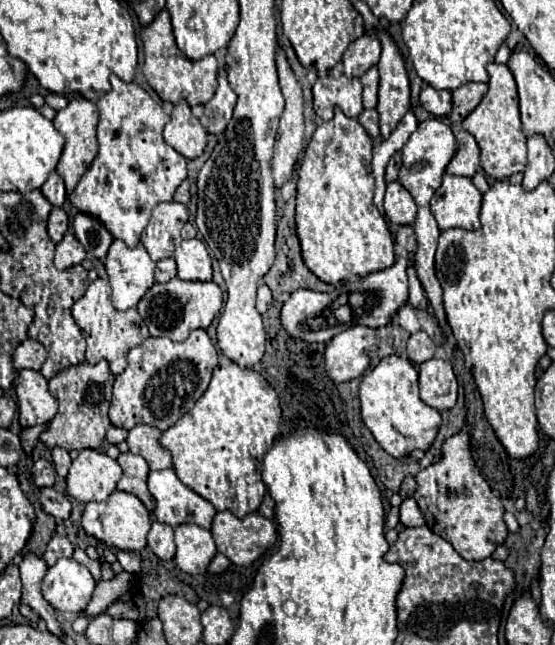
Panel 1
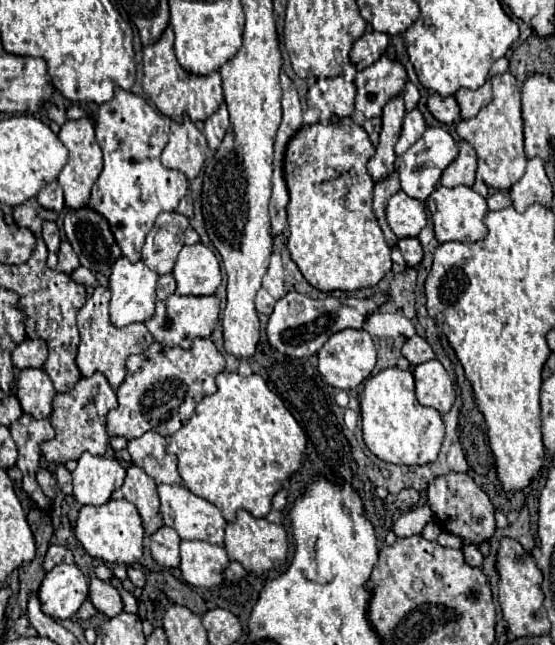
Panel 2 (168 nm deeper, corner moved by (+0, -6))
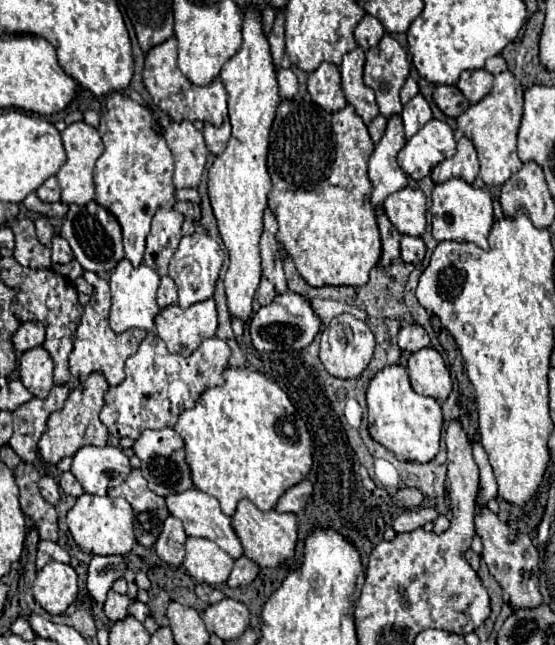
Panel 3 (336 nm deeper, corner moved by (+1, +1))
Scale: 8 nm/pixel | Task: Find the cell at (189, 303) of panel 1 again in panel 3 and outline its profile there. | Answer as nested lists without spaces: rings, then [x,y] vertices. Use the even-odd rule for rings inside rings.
[[[204,300],[182,310],[178,304],[164,308],[156,316],[156,332],[166,348],[180,356],[190,356],[202,340],[214,338],[218,328],[214,300]]]

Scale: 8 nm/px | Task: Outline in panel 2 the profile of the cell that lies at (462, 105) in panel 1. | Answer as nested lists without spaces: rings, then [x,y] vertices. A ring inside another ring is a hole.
[[[487,81],[483,87],[471,91],[471,89],[459,89],[455,93],[455,99],[461,109],[461,119],[471,119],[479,113],[481,107],[485,107],[491,101],[491,83]]]

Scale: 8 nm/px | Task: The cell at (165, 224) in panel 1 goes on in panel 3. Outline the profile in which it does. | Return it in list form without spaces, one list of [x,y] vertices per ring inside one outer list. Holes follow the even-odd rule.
[[[158,210],[152,218],[152,230],[146,238],[144,264],[150,266],[158,276],[166,276],[168,262],[182,240],[180,226],[184,216],[176,210]]]

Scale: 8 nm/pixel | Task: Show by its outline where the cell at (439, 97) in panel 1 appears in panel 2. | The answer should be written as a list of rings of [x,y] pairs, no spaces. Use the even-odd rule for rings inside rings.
[[[431,93],[427,99],[427,109],[431,111],[431,115],[445,123],[445,125],[453,125],[457,119],[461,119],[459,115],[459,105],[453,97],[443,97],[437,93]]]

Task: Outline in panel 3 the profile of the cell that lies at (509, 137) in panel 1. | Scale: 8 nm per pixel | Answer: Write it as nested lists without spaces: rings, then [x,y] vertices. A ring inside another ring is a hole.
[[[502,72],[494,78],[494,86],[486,98],[472,104],[462,116],[456,118],[458,128],[468,136],[478,152],[480,178],[488,186],[502,186],[514,172],[522,168],[516,152],[516,134],[522,118],[522,86],[512,72]]]

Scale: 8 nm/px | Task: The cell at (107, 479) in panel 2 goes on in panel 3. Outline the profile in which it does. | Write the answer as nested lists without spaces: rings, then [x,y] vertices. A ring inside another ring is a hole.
[[[84,446],[74,454],[72,474],[82,484],[84,492],[104,496],[108,486],[120,486],[130,474],[128,456],[116,446]]]

